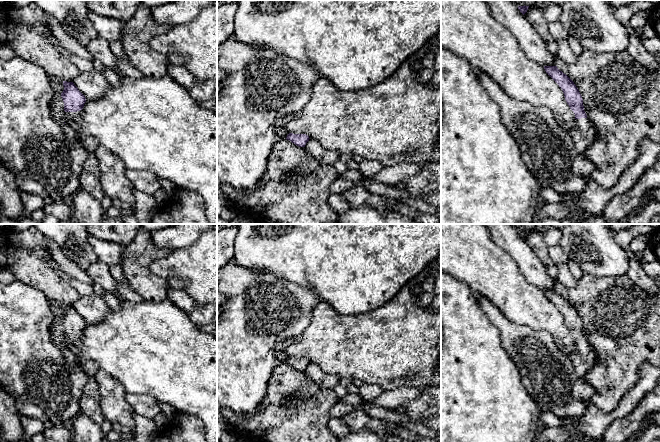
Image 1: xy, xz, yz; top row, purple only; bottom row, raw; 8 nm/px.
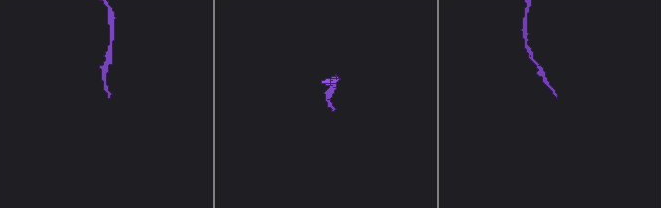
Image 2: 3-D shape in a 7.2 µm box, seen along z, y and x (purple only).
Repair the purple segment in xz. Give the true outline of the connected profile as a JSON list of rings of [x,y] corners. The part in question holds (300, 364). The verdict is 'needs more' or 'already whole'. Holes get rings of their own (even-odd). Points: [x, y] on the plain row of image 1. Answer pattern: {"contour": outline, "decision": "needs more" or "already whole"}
{"contour": [[[289,357],[286,361],[287,364],[291,365],[299,371],[305,371],[306,367],[309,365],[309,360],[306,358],[293,358]]], "decision": "already whole"}

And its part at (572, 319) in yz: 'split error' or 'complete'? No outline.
split error

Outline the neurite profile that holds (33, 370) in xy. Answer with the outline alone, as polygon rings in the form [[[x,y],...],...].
[[[16,279],[9,284],[0,283],[0,384],[2,388],[14,398],[20,416],[39,419],[45,424],[53,427],[70,426],[77,413],[80,412],[80,401],[83,395],[84,386],[88,380],[88,376],[83,368],[76,367],[75,365],[69,365],[63,355],[65,349],[57,346],[53,342],[53,316],[49,300],[41,291]]]

